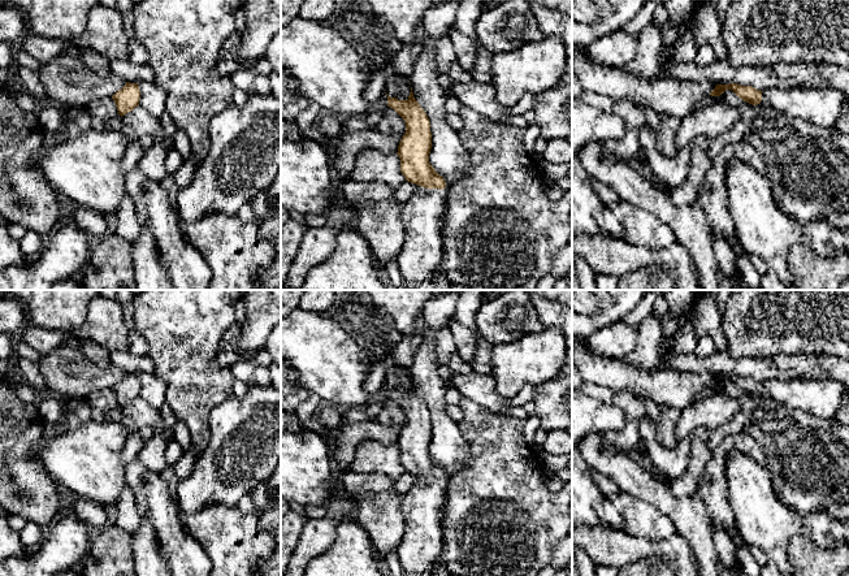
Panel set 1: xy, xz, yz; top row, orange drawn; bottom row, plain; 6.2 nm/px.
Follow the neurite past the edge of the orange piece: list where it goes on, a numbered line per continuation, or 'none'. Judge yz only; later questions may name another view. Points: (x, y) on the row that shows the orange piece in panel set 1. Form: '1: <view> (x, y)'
1: yz (822, 107)

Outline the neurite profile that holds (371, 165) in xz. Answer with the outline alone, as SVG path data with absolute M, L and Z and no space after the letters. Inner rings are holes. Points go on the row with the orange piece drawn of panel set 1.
M373 148L359 151L347 178L358 183L381 182L394 190L406 182L398 153L382 153Z

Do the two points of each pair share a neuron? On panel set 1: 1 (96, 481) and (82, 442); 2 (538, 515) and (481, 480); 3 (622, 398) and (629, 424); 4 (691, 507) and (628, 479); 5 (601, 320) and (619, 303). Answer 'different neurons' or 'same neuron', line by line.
1: same neuron
2: same neuron
3: same neuron
4: same neuron
5: same neuron

